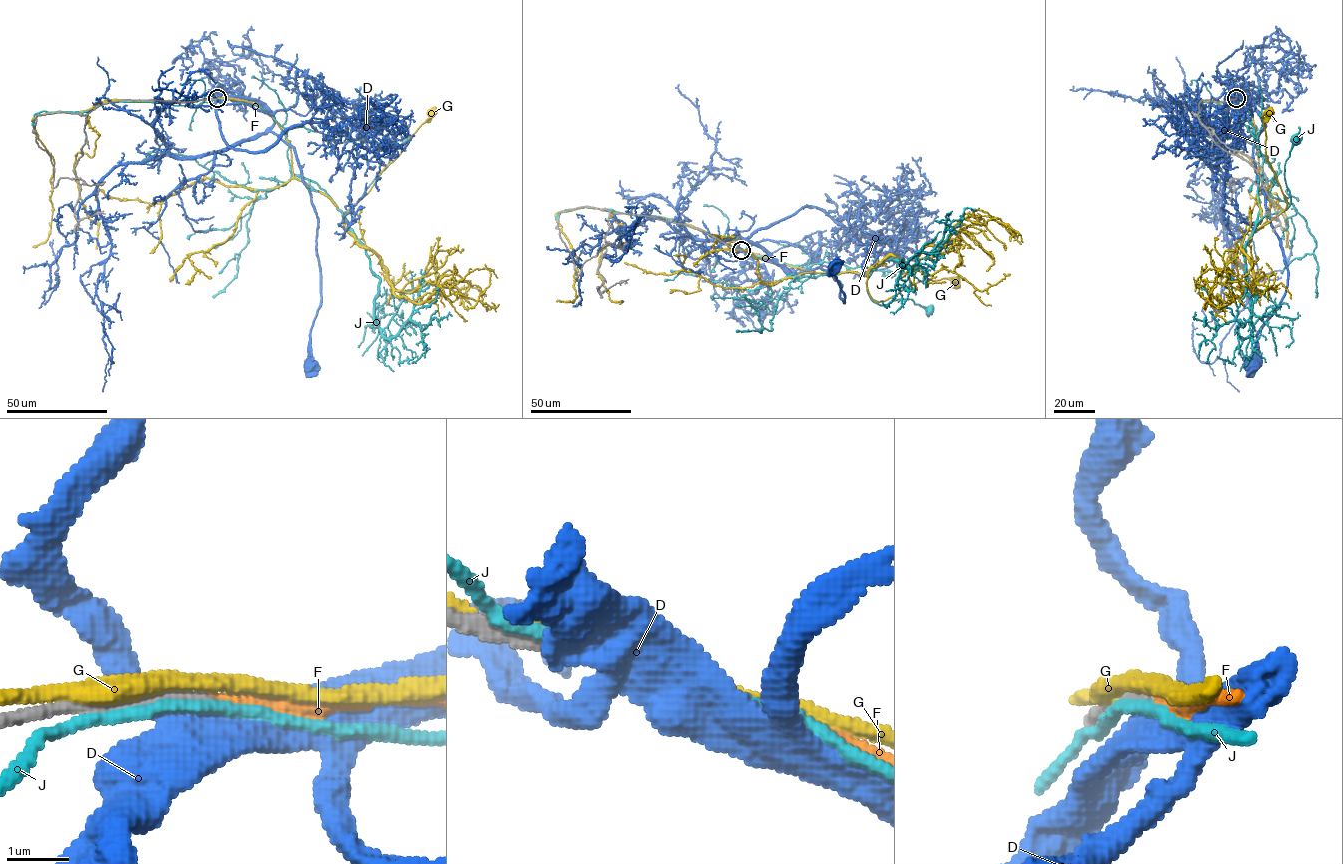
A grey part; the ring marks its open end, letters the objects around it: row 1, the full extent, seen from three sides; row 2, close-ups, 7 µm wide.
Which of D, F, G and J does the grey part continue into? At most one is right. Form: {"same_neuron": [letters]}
{"same_neuron": ["F"]}

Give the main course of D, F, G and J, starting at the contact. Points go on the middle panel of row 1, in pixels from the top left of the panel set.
D: (741, 250), (790, 269), (794, 278), (790, 275), (820, 268), (841, 284), (844, 302), (835, 266)
F: (741, 250), (786, 265)
G: (738, 249), (816, 273), (866, 275), (868, 271), (868, 292), (878, 301), (922, 280), (951, 278), (955, 284)
J: (739, 249), (808, 268), (812, 277), (871, 270), (867, 289), (874, 302), (911, 299), (930, 310)

